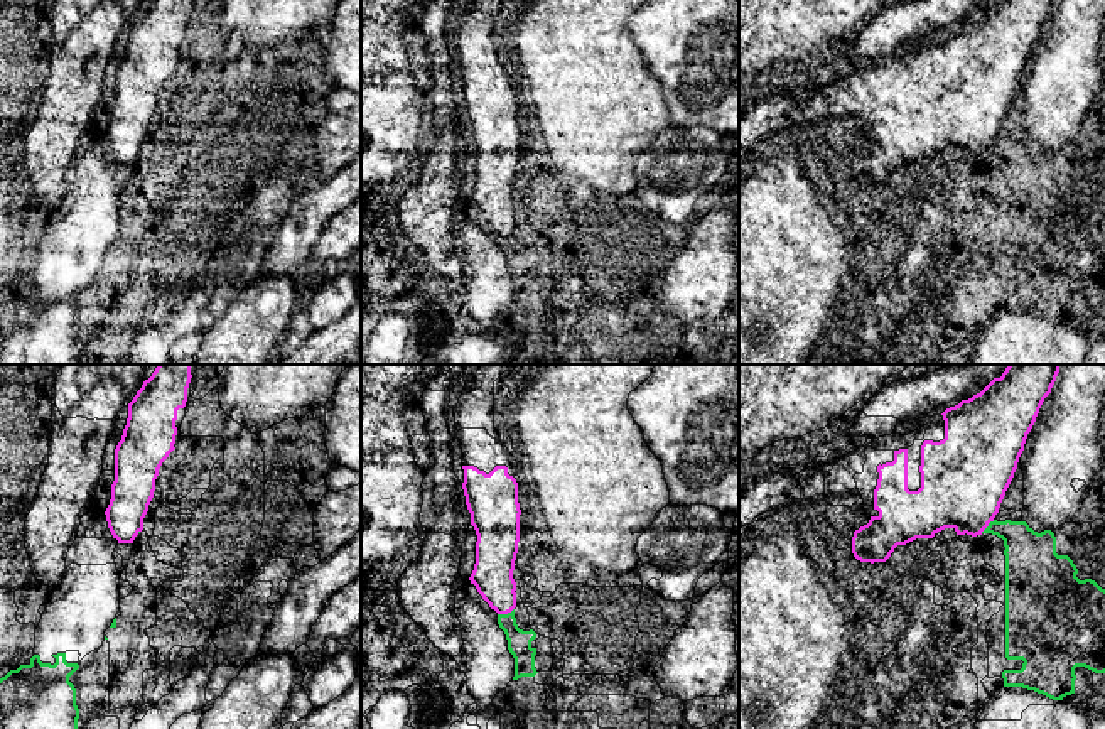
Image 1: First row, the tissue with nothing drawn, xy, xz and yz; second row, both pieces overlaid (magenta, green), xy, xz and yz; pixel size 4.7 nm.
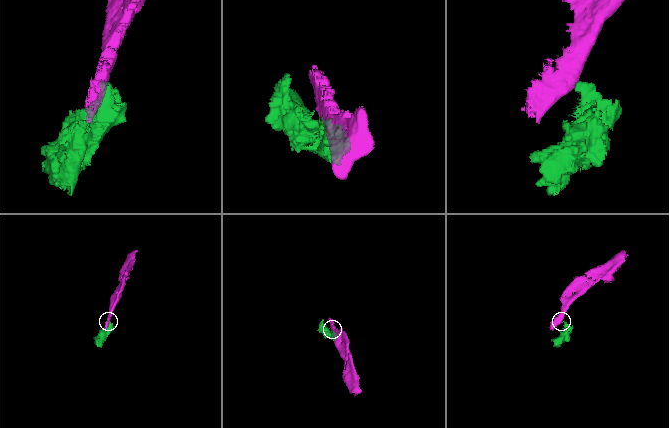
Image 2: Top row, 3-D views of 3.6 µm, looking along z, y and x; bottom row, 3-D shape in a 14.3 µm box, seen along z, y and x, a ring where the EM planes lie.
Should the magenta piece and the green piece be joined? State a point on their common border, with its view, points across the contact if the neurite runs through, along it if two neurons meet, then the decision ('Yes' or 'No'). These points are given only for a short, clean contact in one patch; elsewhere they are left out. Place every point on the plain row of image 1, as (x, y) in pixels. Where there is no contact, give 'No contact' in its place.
Touches magenta at xz (505, 235). Boundary: xz (513, 230), (498, 237). No

